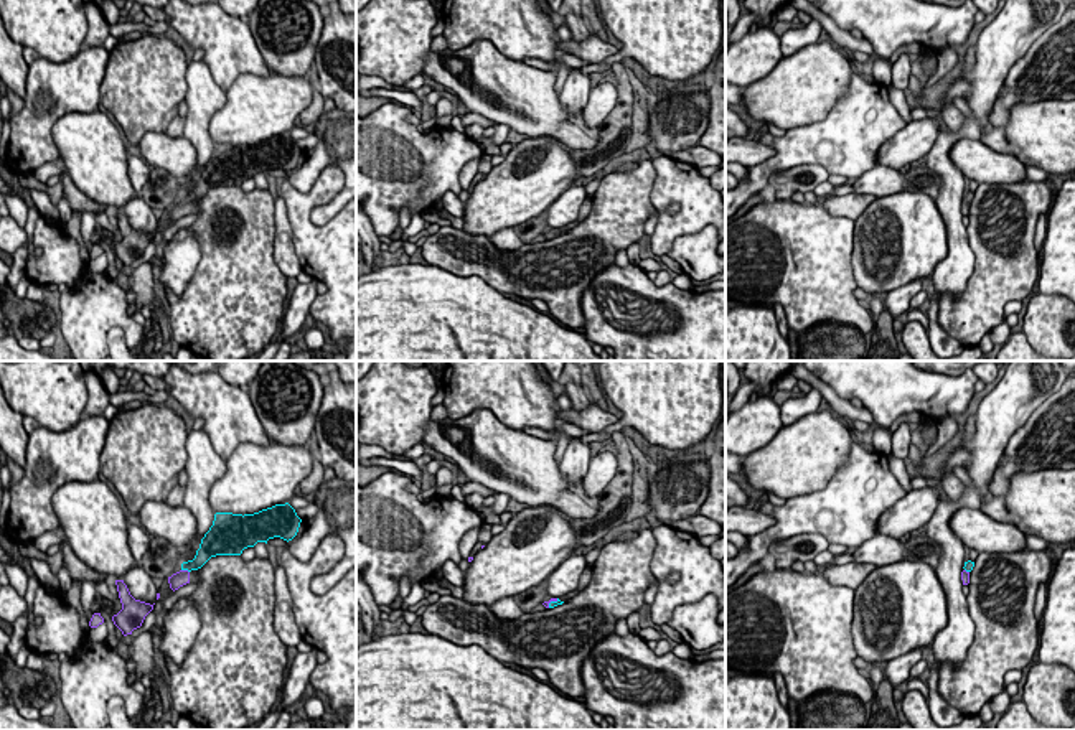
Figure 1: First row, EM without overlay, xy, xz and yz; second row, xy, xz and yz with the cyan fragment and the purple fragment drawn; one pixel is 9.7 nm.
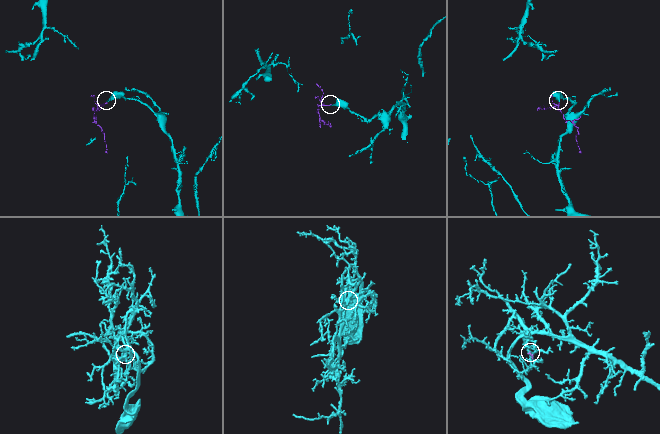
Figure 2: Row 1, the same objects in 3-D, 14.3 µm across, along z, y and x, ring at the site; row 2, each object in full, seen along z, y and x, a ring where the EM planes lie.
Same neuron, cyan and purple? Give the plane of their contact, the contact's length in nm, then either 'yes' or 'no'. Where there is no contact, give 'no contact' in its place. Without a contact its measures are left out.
xy | 90 nm | yes

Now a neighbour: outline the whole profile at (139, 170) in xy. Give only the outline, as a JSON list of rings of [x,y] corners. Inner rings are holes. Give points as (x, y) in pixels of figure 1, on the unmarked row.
[[[129,157],[127,171],[135,194],[140,194],[150,178],[150,165],[140,157]]]

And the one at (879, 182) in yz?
[[[875,165],[849,183],[852,185],[852,193],[856,194],[872,194],[874,198],[884,198],[904,191],[905,171]]]

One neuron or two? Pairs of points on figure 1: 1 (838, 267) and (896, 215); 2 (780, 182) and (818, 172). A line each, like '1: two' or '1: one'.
1: two
2: one

